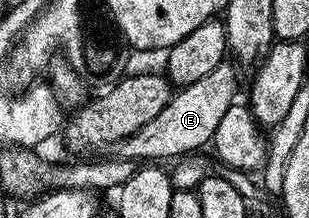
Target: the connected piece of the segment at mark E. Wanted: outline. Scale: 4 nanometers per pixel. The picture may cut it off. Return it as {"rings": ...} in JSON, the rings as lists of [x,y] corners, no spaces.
{"rings":[[[225,60],[218,64],[218,68],[214,68],[214,72],[206,72],[202,80],[194,80],[194,84],[179,87],[166,108],[154,116],[154,120],[142,124],[138,132],[116,143],[115,153],[119,157],[133,158],[139,162],[160,162],[164,160],[162,158],[180,160],[185,155],[203,151],[203,146],[207,147],[213,141],[226,110],[237,101],[235,69],[237,67],[231,61]]]}

